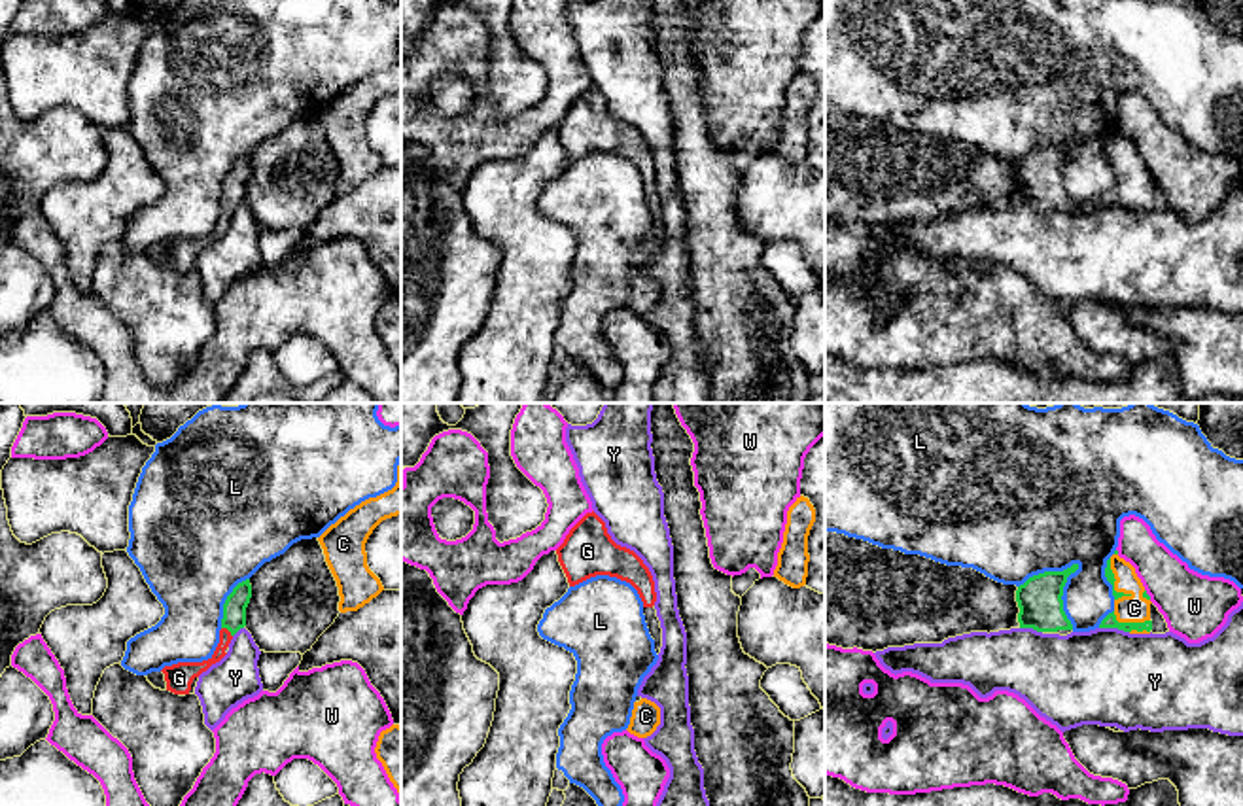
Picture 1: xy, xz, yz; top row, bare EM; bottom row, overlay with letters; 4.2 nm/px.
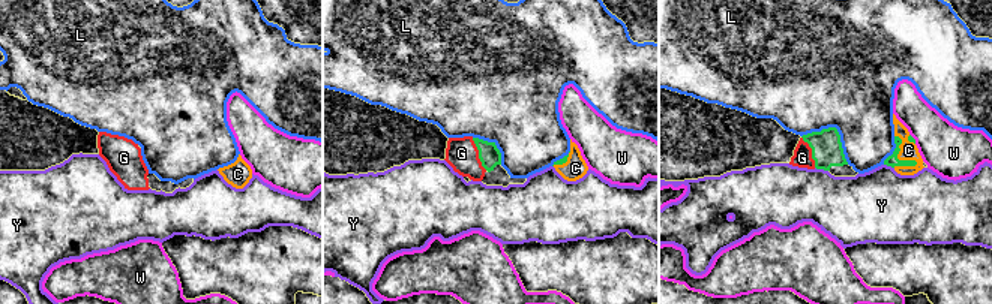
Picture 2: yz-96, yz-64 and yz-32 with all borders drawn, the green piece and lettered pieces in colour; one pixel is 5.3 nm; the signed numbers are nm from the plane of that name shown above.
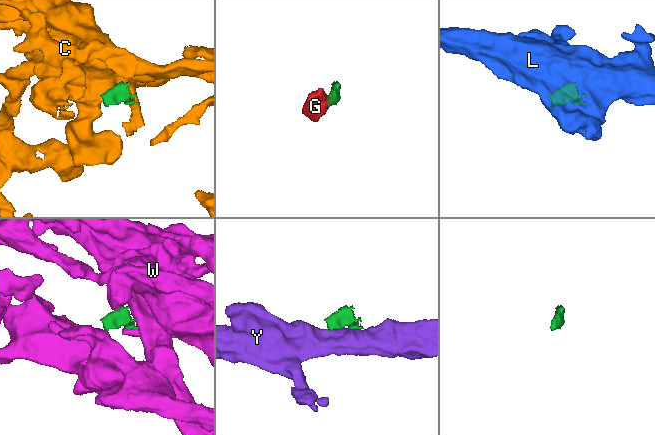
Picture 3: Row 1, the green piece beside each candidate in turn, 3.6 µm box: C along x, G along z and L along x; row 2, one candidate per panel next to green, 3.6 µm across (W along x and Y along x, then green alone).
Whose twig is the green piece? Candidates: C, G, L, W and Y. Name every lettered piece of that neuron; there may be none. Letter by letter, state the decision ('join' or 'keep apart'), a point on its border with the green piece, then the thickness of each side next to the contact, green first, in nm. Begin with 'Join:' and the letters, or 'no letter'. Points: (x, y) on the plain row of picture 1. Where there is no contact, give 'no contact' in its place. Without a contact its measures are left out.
Join: C, G
C: join; contact yz (1115, 156); calibres 40 and 120 nm
G: join; contact xy (227, 205); calibres 100 and 80 nm
L: keep apart; contact yz (1077, 144); calibres 190 and 460 nm
W: keep apart; contact yz (1147, 171); calibres 20 and 280 nm
Y: keep apart; contact yz (1115, 203); calibres 60 and 420 nm

